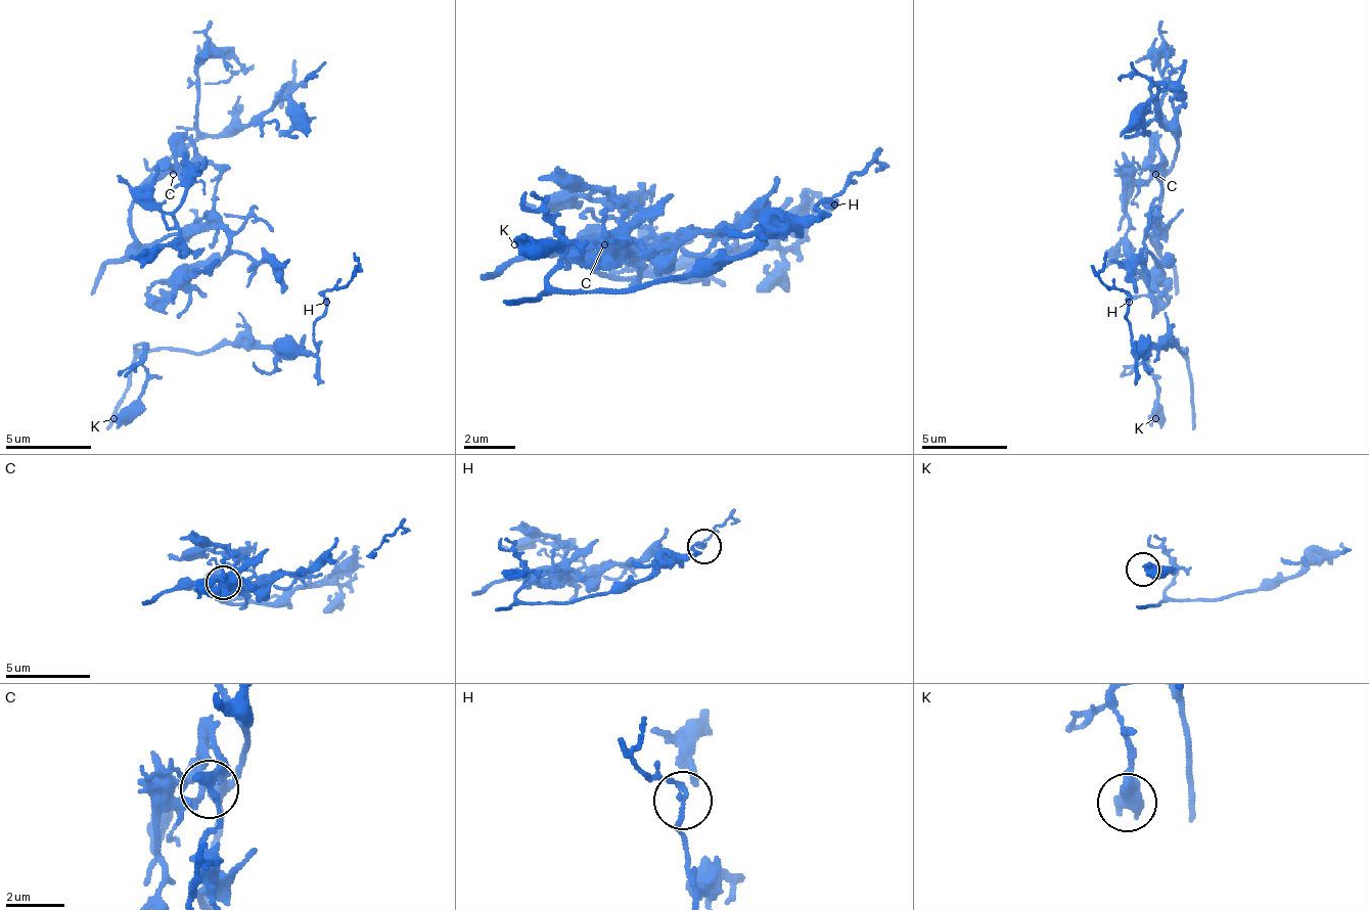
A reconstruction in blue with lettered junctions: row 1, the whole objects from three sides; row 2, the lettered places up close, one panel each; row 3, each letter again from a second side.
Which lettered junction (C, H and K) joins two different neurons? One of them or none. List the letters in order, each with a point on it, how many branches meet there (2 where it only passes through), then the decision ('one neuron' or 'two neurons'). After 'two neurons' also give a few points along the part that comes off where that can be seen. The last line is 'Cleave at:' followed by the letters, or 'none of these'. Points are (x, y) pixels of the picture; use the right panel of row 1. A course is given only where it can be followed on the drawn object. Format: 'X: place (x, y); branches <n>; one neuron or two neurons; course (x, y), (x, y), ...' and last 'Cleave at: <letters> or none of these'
C: place (1155, 174); branches 3; one neuron
H: place (1129, 302); branches 2; two neurons; course (1130, 303), (1134, 350), (1164, 346), (1185, 354), (1181, 346), (1155, 346), (1147, 354), (1155, 393), (1151, 426)
K: place (1155, 418); branches 1; one neuron
Cleave at: H

